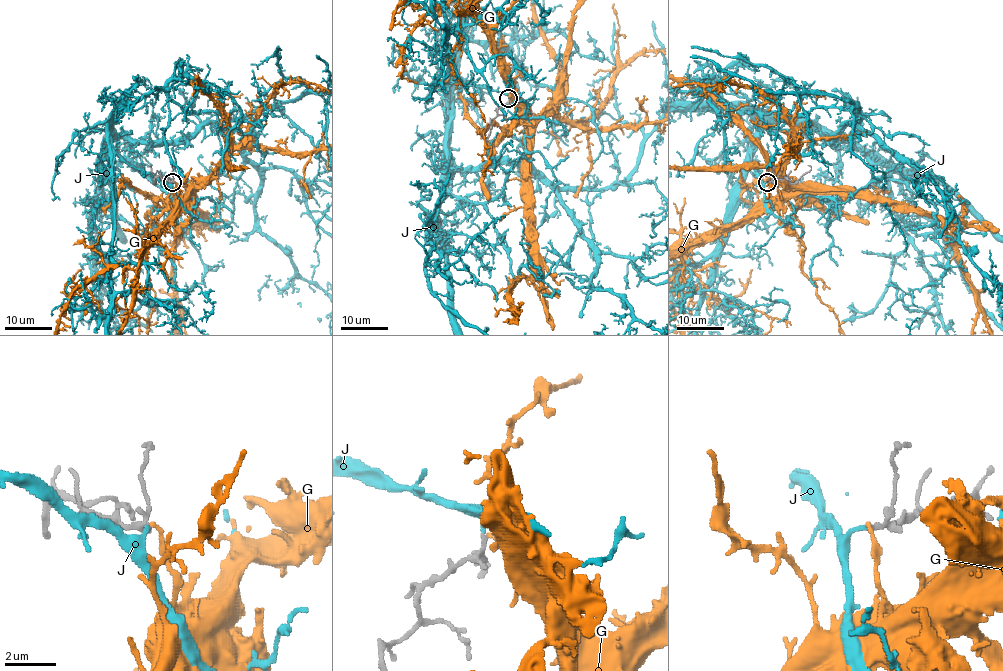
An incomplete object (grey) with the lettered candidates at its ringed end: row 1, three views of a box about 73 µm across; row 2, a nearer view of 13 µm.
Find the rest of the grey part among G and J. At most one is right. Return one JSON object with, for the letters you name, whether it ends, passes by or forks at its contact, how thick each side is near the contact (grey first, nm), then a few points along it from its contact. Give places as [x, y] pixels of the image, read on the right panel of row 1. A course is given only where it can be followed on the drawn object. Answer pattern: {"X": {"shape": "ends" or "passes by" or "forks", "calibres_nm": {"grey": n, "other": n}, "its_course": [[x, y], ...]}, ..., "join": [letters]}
{"J": {"shape": "ends", "calibres_nm": {"grey": 120, "other": 150}}, "join": ["J"]}

